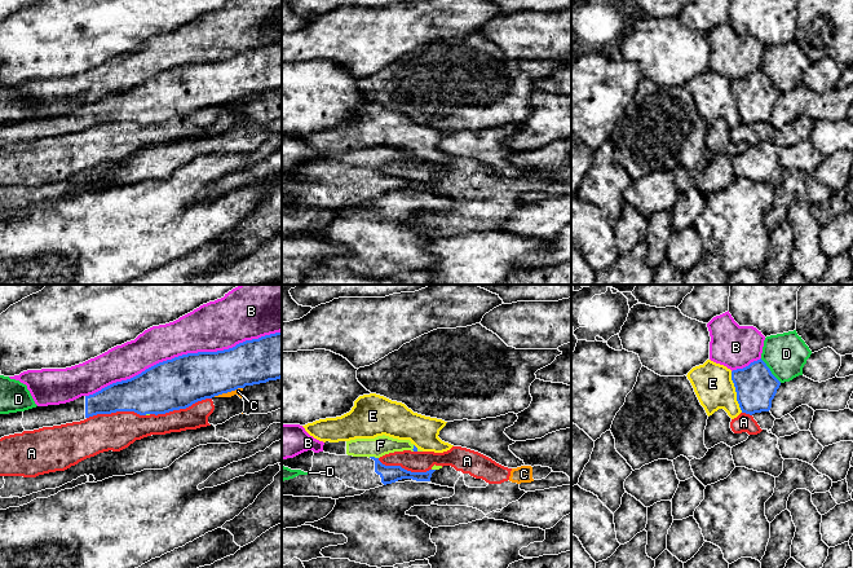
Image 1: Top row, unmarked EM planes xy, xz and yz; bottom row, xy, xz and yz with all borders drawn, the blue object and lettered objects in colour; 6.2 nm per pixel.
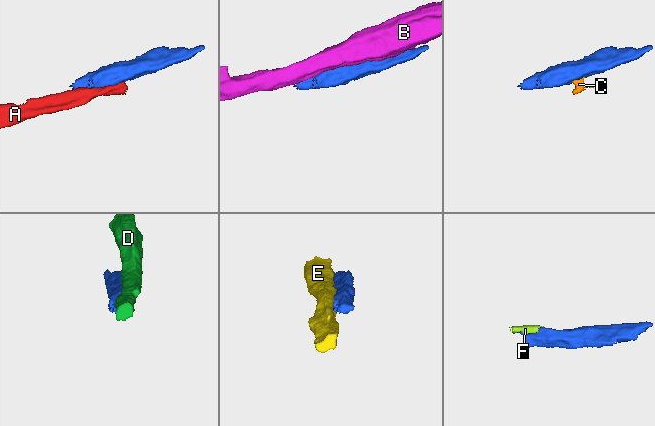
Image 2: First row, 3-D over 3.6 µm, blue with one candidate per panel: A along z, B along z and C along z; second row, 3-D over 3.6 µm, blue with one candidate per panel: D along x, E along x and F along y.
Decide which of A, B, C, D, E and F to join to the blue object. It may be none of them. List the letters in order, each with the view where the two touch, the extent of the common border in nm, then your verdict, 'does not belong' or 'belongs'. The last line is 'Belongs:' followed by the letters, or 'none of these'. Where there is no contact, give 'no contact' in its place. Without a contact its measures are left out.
A: contact in xy; length 400 nm; does not belong
B: contact in xy; length 1300 nm; does not belong
C: contact in xy; length 190 nm; does not belong
D: contact in yz; length 200 nm; does not belong
E: contact in yz; length 260 nm; does not belong
F: contact in xz; length 60 nm; belongs
Belongs: F

